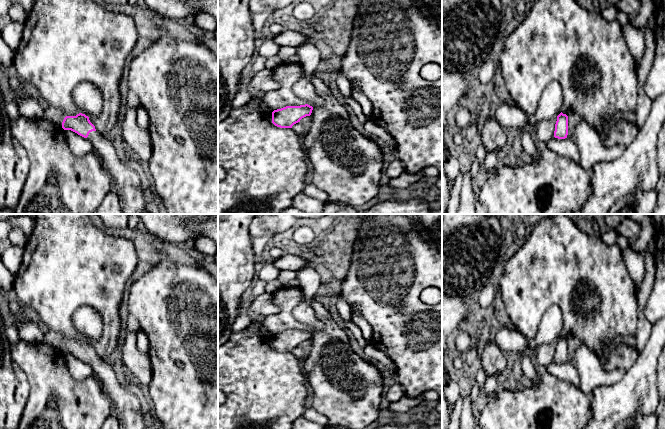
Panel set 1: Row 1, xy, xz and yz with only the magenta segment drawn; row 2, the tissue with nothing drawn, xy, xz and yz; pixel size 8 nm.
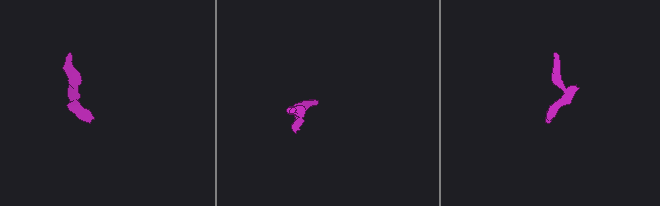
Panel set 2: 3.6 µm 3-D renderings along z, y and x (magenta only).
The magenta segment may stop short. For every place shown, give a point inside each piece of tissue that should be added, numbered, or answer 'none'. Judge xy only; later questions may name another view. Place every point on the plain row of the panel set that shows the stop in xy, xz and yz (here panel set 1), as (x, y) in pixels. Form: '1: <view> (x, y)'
1: xy (129, 415)

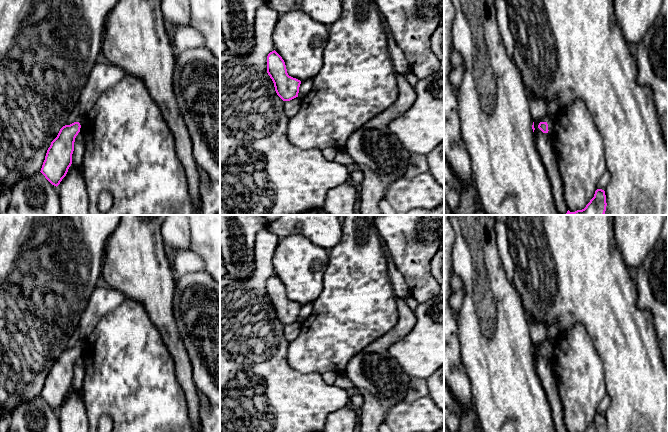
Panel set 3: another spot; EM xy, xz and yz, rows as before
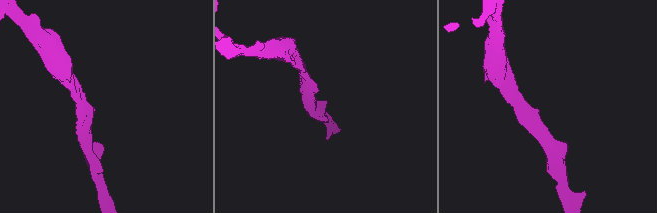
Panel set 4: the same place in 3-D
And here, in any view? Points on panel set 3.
1: yz (550, 344)

